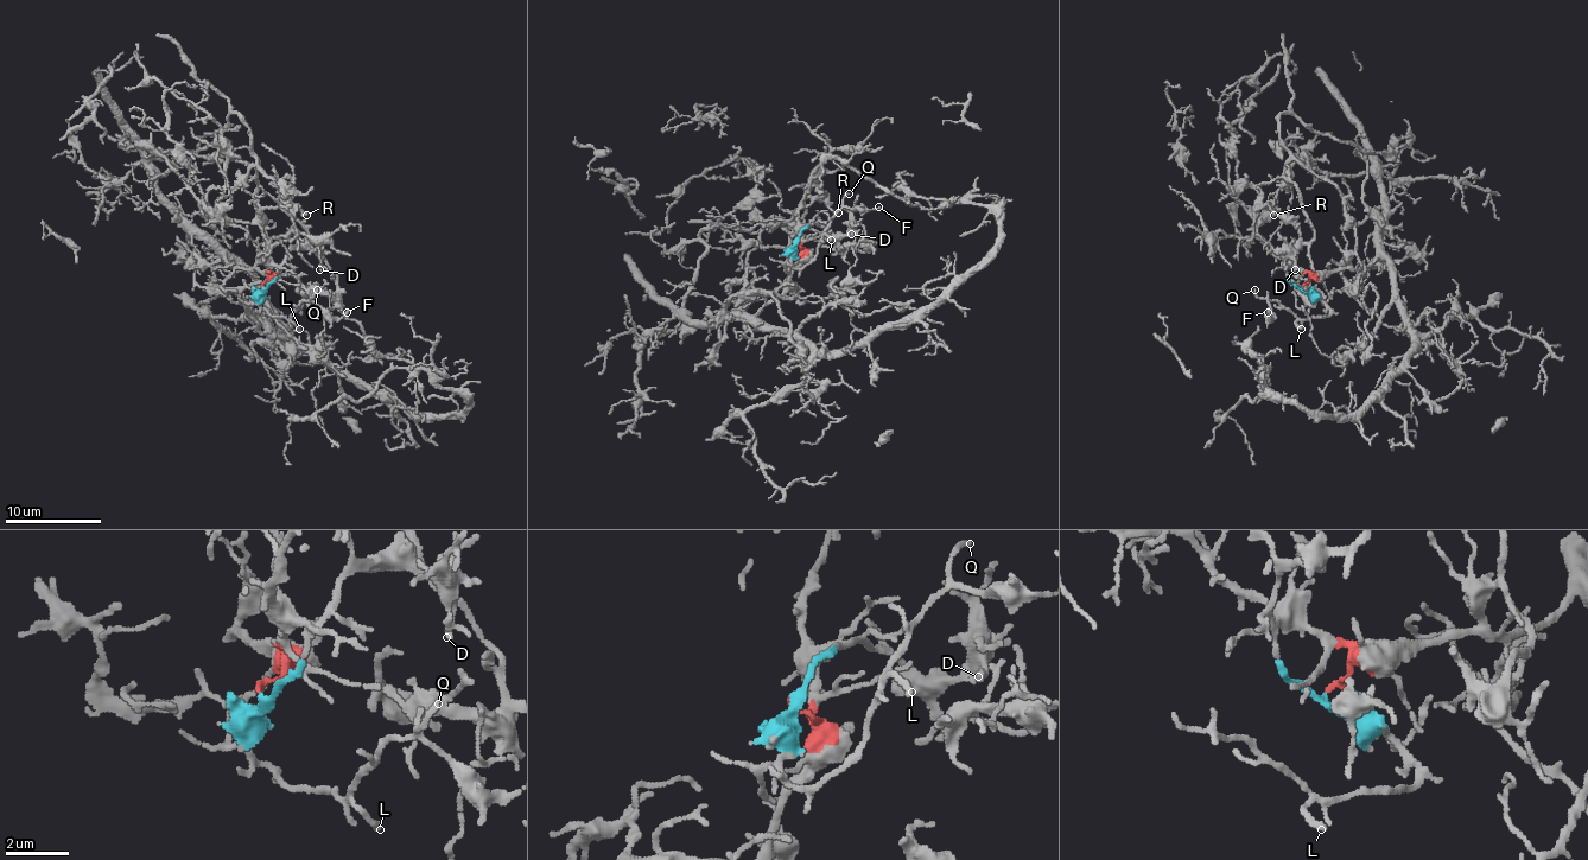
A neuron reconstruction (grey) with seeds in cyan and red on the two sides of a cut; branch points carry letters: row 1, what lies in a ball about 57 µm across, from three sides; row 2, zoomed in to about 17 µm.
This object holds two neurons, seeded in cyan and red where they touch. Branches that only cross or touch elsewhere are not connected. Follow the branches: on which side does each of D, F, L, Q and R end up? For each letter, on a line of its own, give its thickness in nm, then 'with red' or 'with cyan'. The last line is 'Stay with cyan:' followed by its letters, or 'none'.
D: calibre 200 nm; with cyan
F: calibre 130 nm; with cyan
L: calibre 200 nm; with cyan
Q: calibre 140 nm; with cyan
R: calibre 160 nm; with cyan
Stay with cyan: D, F, L, Q, R

